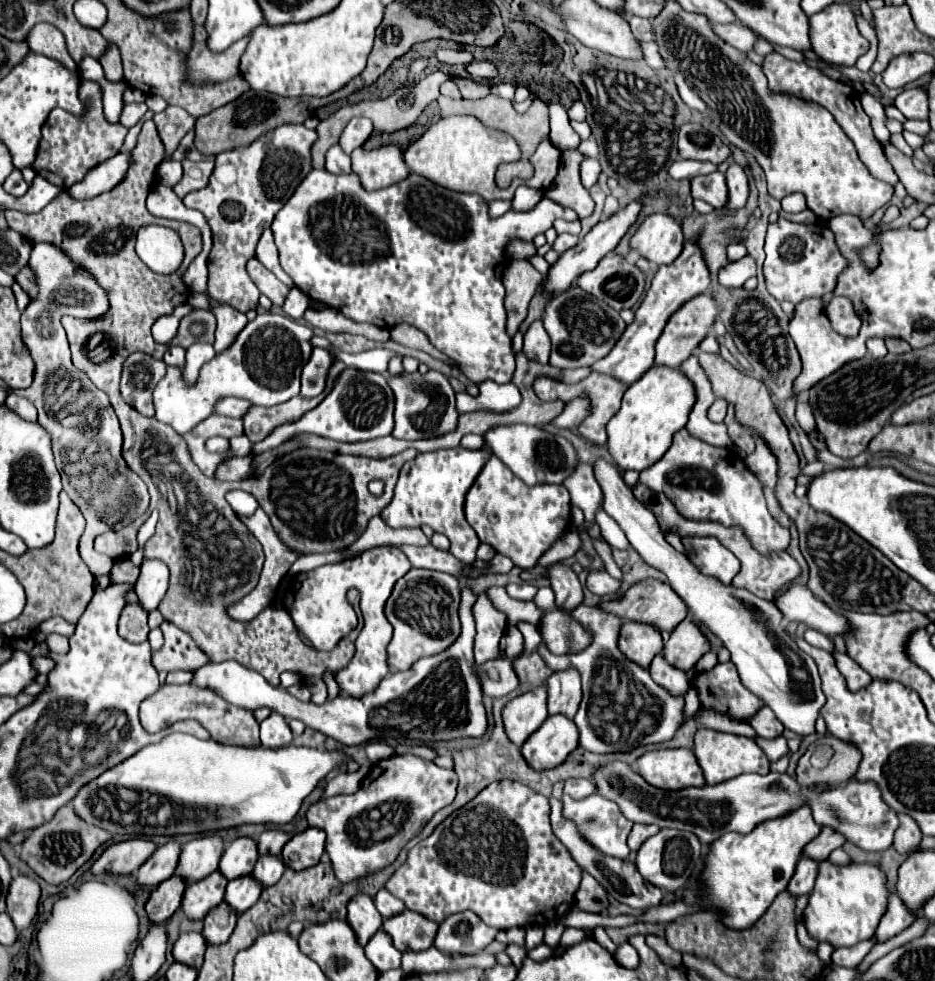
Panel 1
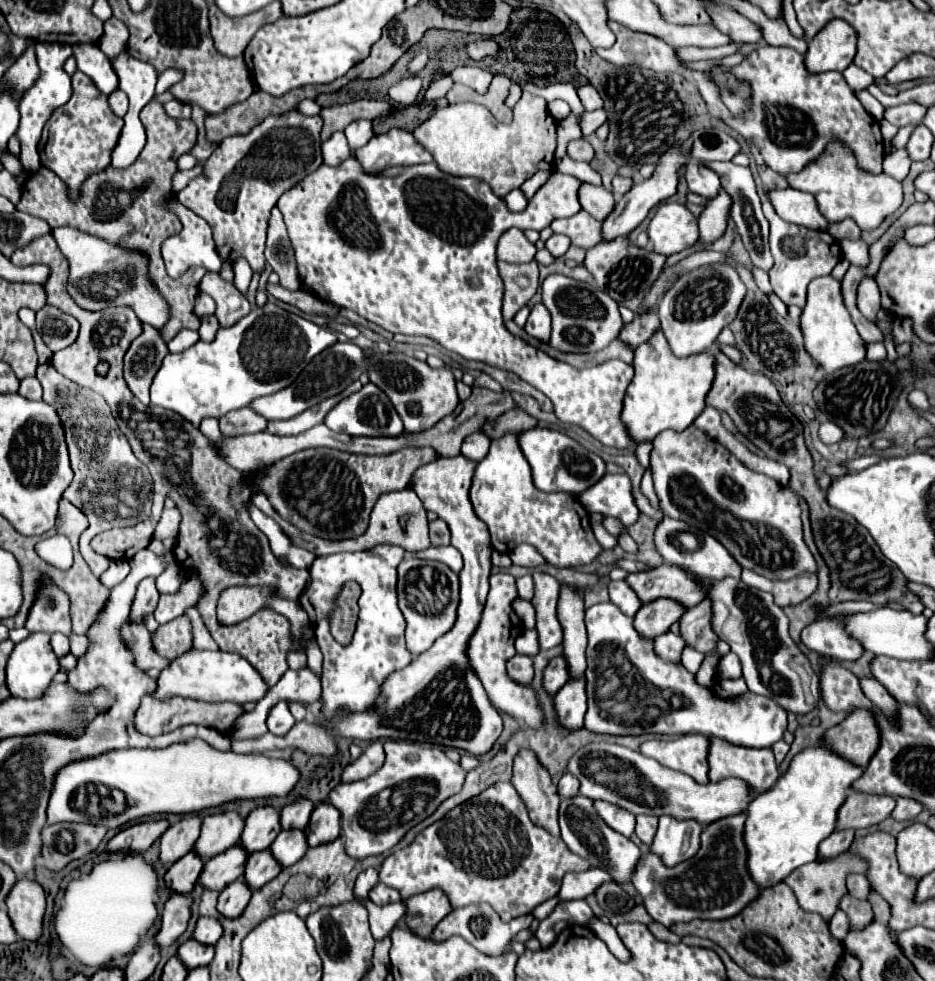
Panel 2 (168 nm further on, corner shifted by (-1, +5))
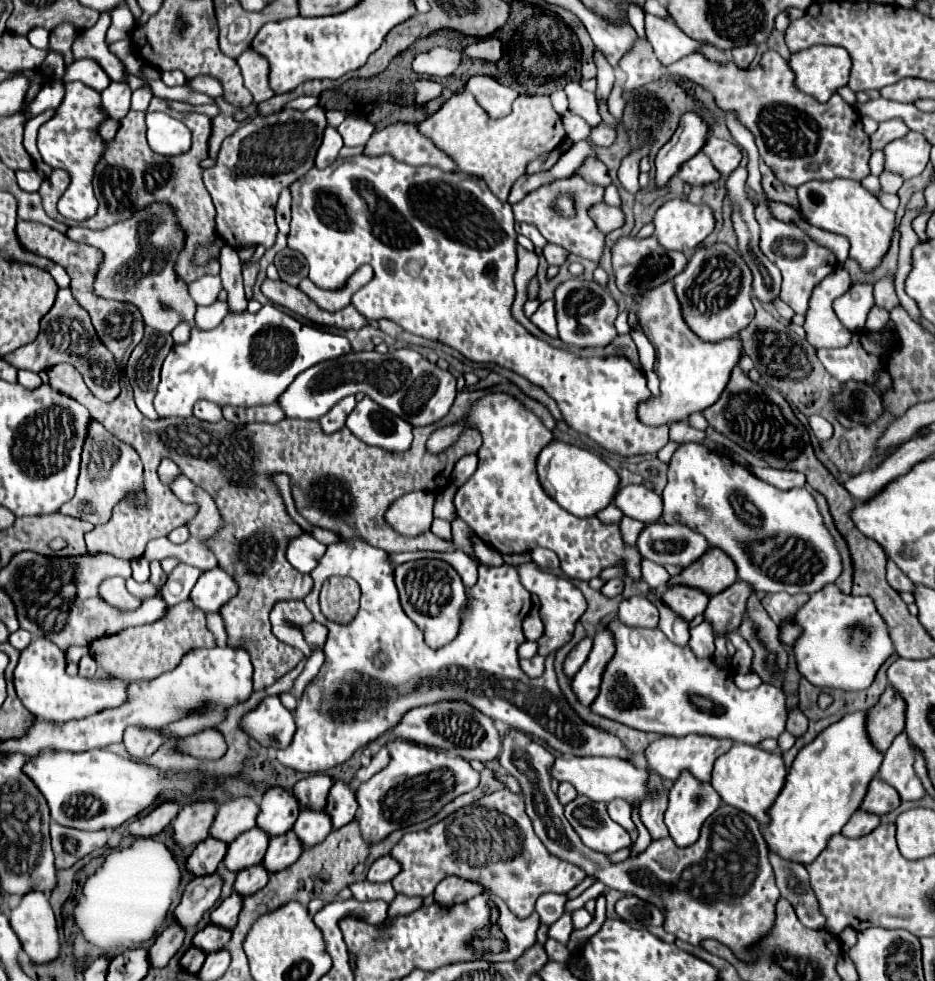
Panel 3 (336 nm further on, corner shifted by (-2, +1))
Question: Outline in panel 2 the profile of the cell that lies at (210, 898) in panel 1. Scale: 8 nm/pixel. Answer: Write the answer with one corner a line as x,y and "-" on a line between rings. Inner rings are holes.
232,846
214,858
210,858
204,864
204,870
200,874
200,882
208,890
224,890
232,880
240,878
244,874
244,866
248,860
248,852
242,846

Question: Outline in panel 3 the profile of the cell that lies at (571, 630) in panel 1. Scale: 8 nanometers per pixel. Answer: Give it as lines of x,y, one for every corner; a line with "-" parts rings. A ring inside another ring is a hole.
533,562
529,564
521,564
517,568
519,576
521,576
521,582
523,586
531,592
531,594
537,594
539,602
541,602
541,620
545,624
545,632
543,636
537,640
539,644
539,654
541,656
549,656
553,654
555,650
559,650
563,644
567,644
573,636
573,628
575,628
575,622
579,620
579,616
585,612
587,608
587,602
583,598
583,594
571,584
571,580
567,578
559,578
555,574
549,574
549,572
543,572
543,570
537,570
537,566

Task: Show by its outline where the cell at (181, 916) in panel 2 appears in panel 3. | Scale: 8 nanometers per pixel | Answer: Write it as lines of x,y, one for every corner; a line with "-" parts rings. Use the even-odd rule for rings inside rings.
217,874
193,878
183,892
181,902
177,904
173,918
181,928
195,926
203,914
217,902
221,892
221,878

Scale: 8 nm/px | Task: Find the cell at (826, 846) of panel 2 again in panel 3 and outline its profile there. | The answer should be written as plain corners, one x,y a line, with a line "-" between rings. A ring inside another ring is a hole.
857,810
857,812
851,816
851,820
847,822
847,826
841,830
841,834
847,836
847,838
861,838
861,836
873,832
873,830
879,826
879,822
881,822
881,818

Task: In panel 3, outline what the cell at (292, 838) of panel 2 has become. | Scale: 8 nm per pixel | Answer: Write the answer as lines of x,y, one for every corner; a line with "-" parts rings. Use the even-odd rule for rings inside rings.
303,810
299,814
295,826
293,826
293,832
297,834
297,838
303,844
303,848
311,848
311,846
323,842
331,830
333,828
331,828
329,816
323,810
321,812

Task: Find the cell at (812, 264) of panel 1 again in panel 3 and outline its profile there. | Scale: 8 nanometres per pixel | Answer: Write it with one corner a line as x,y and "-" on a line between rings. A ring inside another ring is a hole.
757,204
755,218
761,224
761,250
781,270
783,276
779,298
787,302
797,314
805,314
805,310
809,308
809,294
813,292
813,286
817,286
827,274
831,274
837,268
837,258
831,250
813,242
797,226
775,220
765,204

